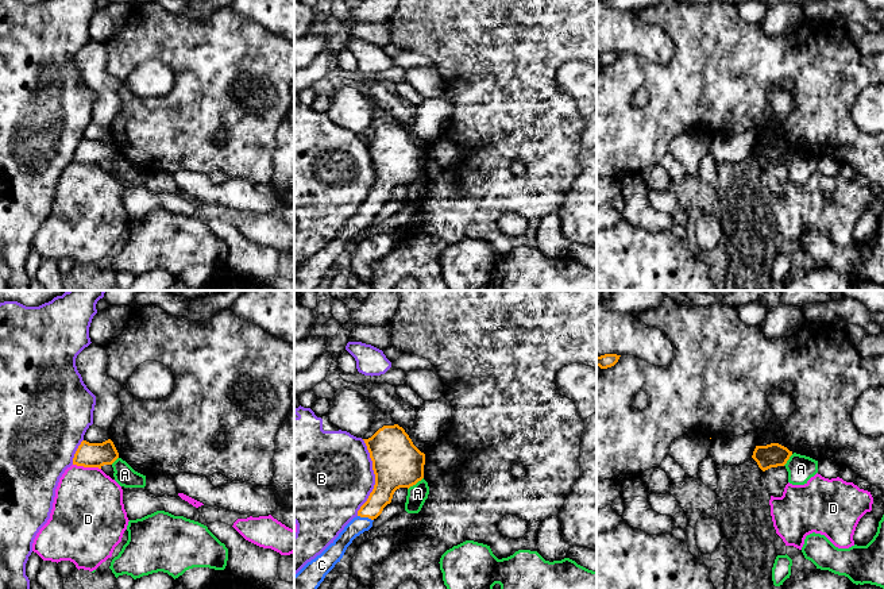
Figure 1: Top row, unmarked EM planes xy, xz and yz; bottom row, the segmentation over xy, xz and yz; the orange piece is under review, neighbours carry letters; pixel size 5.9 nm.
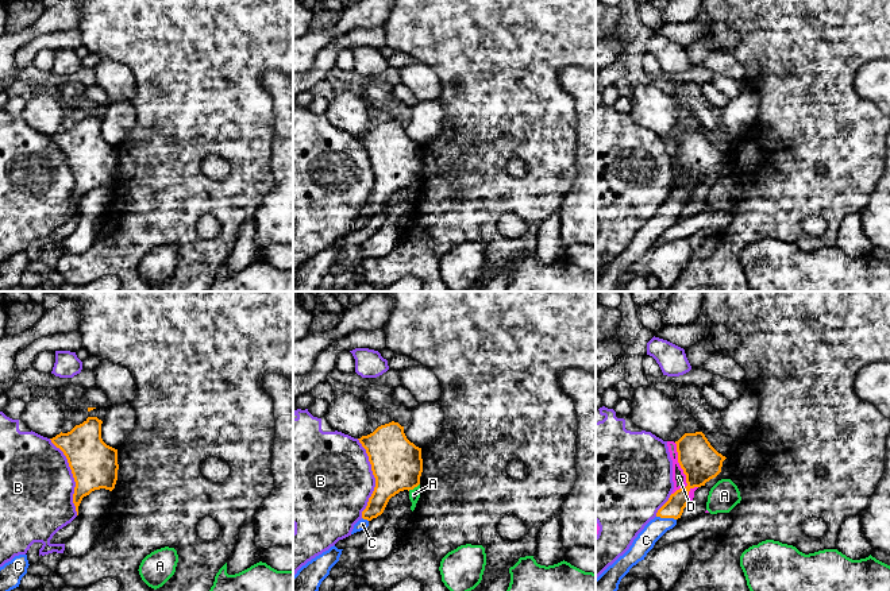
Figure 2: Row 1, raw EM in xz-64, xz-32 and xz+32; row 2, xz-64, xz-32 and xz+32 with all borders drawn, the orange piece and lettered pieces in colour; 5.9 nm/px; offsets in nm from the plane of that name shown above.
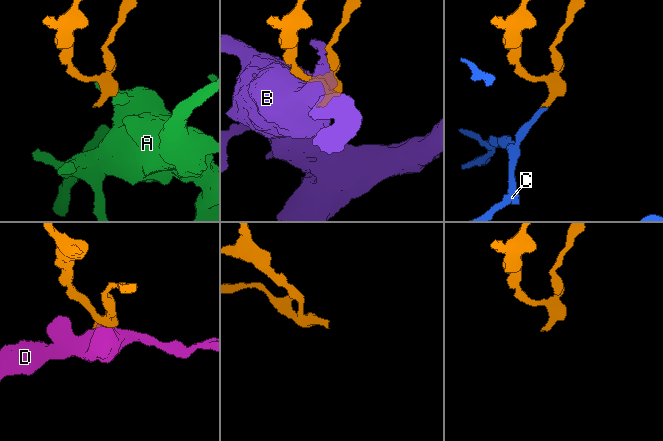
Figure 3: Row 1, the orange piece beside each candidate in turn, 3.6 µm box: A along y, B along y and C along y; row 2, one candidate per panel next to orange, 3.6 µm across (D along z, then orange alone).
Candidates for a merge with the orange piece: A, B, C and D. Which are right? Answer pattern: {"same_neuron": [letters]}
{"same_neuron": ["C"]}

